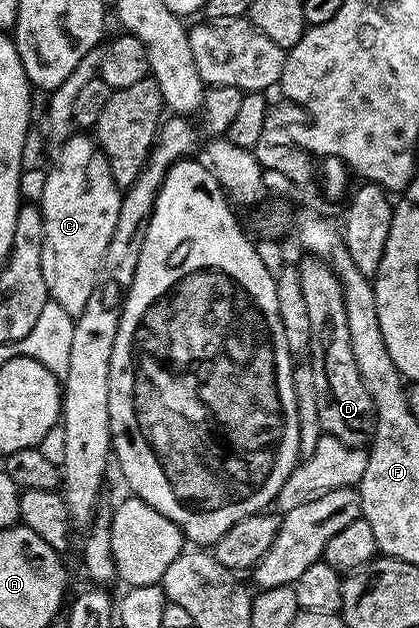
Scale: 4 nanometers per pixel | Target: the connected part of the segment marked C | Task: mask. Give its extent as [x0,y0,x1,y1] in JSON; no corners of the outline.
[39,134,123,317]

